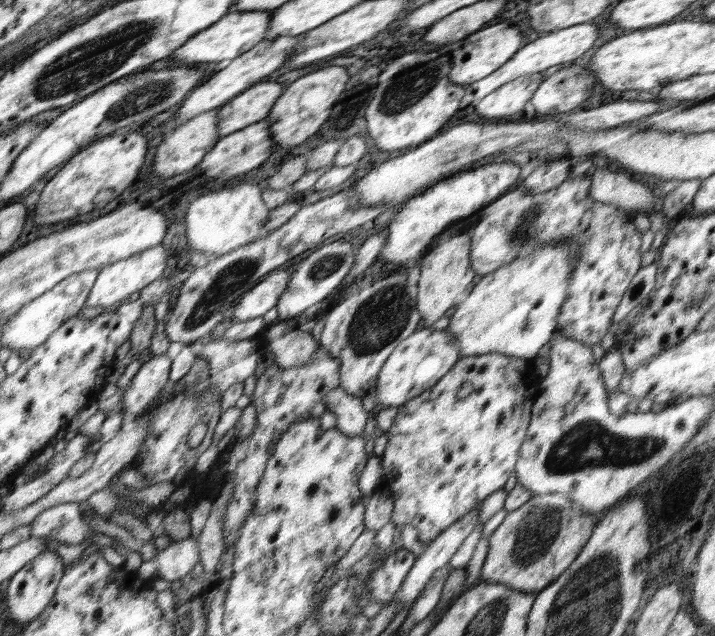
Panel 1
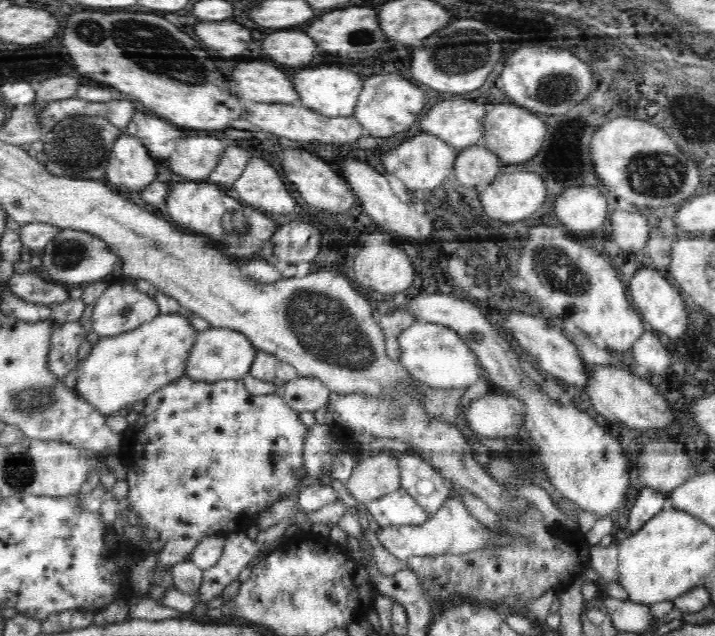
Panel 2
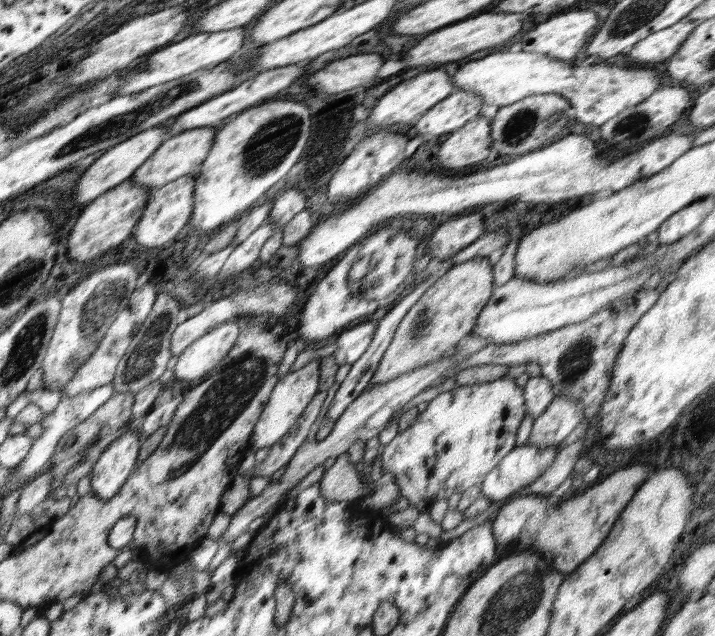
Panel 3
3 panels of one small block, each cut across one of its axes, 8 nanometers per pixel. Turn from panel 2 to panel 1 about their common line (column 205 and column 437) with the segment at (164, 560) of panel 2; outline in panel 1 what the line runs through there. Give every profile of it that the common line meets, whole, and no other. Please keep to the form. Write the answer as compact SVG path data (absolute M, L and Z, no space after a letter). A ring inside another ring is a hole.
M500 353L467 356L466 358L458 359L452 369L432 386L432 388L429 388L419 396L416 396L413 400L398 407L398 414L394 419L394 423L392 423L392 428L386 432L388 442L386 450L382 452L381 456L383 475L384 478L386 478L386 482L388 482L388 486L385 490L392 495L393 500L393 512L390 522L394 522L394 524L401 527L406 524L411 524L418 530L416 540L422 544L423 548L430 547L430 544L436 540L443 530L446 530L451 524L454 524L458 519L462 518L462 516L472 511L472 509L478 506L490 493L502 489L514 471L516 460L518 460L518 452L520 452L520 446L522 446L524 438L526 438L527 428L531 421L531 409L541 390L540 383L542 374L542 370L538 370L532 366L531 360L525 357L506 356ZM464 384L470 384L472 390L470 390L470 394L468 394L466 398L460 398L458 392L462 390Z

